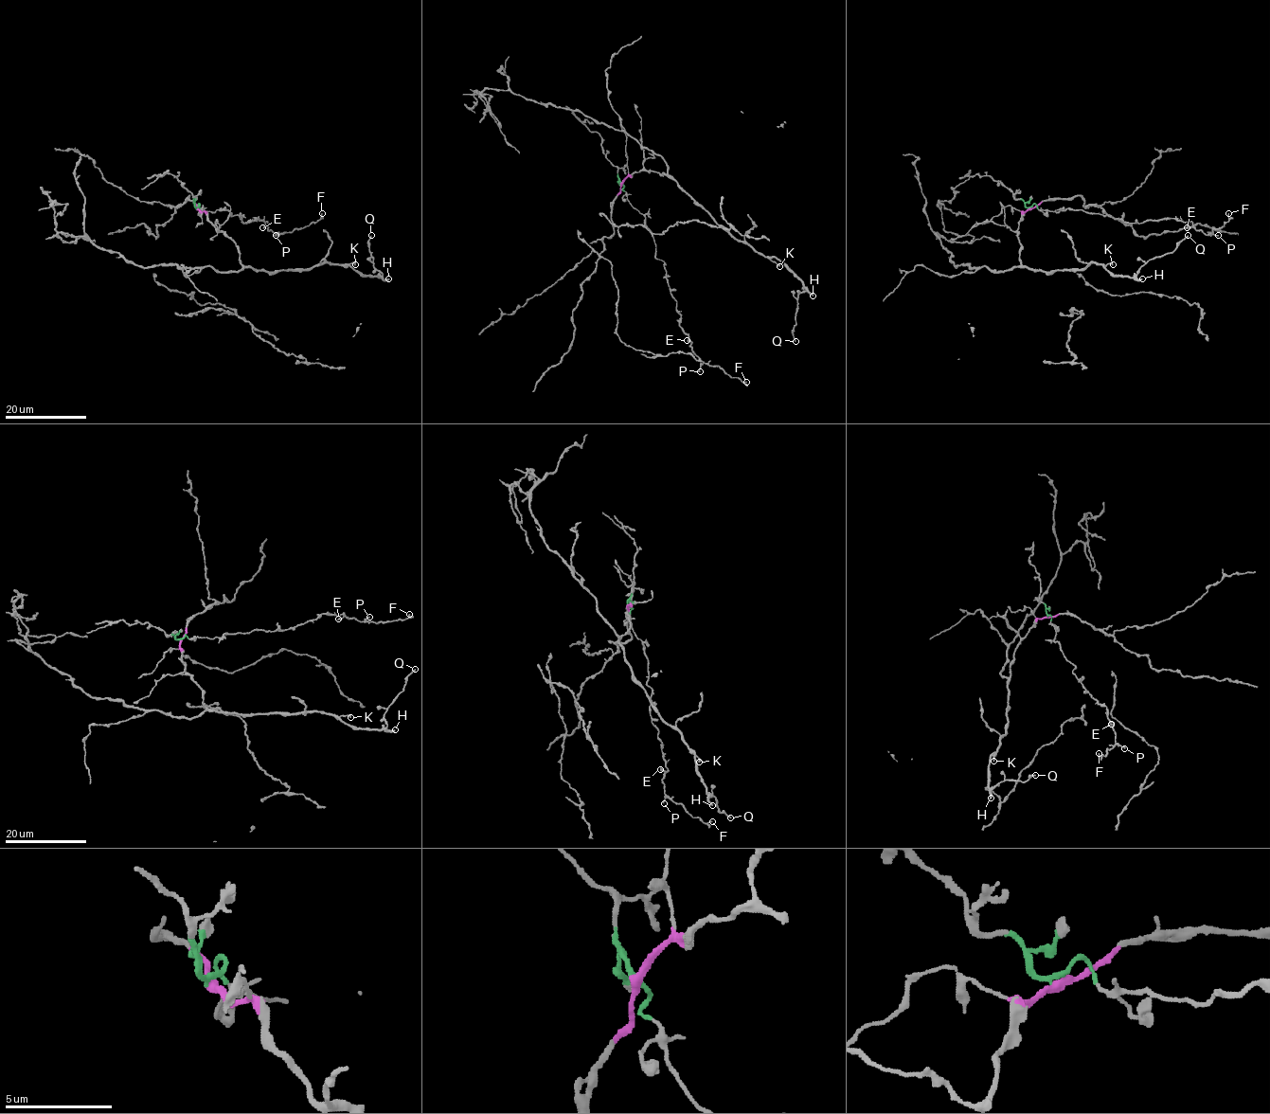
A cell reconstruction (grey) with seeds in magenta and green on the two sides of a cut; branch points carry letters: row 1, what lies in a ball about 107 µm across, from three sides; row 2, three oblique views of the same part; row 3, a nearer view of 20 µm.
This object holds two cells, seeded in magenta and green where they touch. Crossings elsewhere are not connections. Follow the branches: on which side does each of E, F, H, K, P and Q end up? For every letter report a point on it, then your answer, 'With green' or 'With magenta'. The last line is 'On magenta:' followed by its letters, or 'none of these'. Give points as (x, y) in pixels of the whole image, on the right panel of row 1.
E: Place: (1187, 227). With green
F: Place: (1228, 213). With green
H: Place: (1142, 278). With magenta
K: Place: (1113, 264). With magenta
P: Place: (1218, 235). With green
Q: Place: (1188, 235). With magenta
On magenta: H, K, Q

